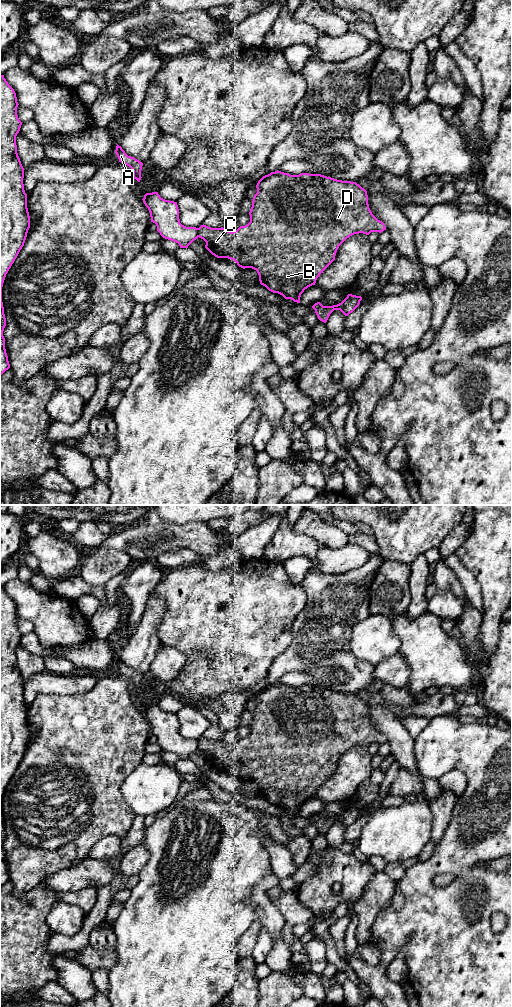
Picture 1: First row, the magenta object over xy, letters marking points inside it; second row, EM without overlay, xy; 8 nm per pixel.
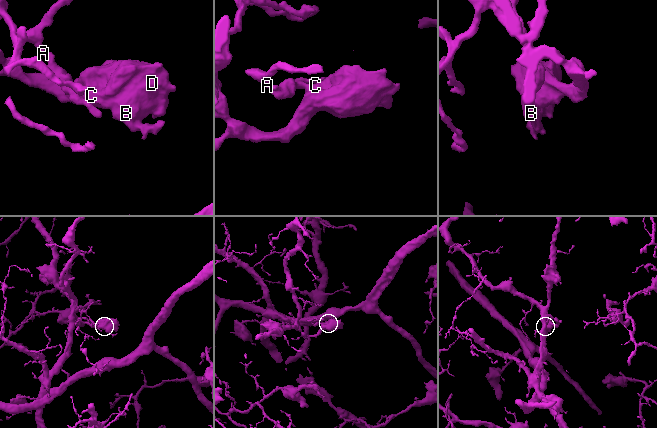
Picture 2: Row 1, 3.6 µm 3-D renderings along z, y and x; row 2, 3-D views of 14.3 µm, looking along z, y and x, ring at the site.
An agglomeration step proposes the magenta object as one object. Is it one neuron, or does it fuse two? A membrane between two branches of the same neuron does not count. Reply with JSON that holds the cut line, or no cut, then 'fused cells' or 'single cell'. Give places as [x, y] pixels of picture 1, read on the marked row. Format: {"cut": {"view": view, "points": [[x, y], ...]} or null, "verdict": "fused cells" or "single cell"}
{"cut": {"view": "xy", "points": [[197, 228], [198, 236]]}, "verdict": "fused cells"}

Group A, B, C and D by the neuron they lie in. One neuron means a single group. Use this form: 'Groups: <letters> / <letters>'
Groups: A / B C D

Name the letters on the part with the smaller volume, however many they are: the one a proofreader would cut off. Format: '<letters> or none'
A

